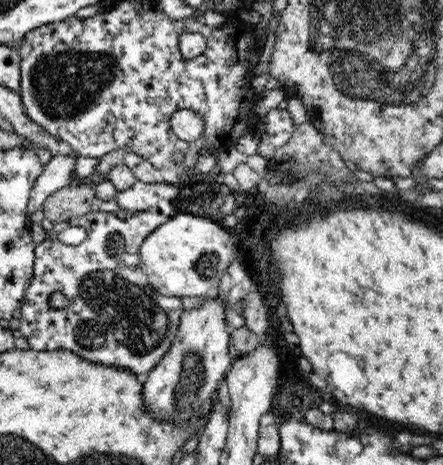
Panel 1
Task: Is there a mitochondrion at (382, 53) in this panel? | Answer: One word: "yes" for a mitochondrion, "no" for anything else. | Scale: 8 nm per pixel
yes

